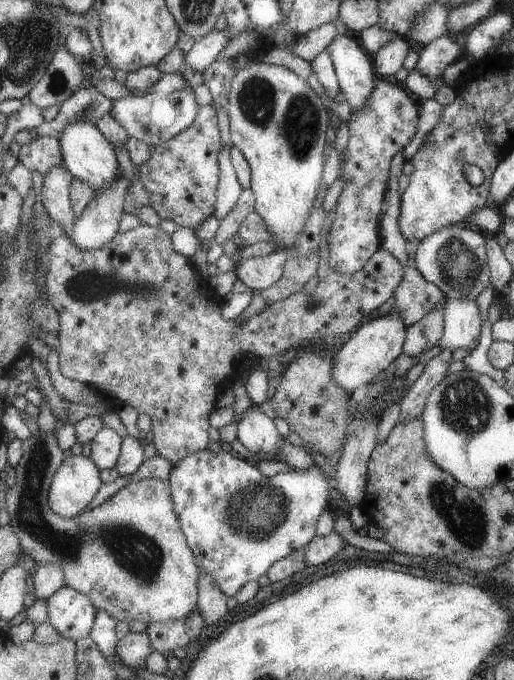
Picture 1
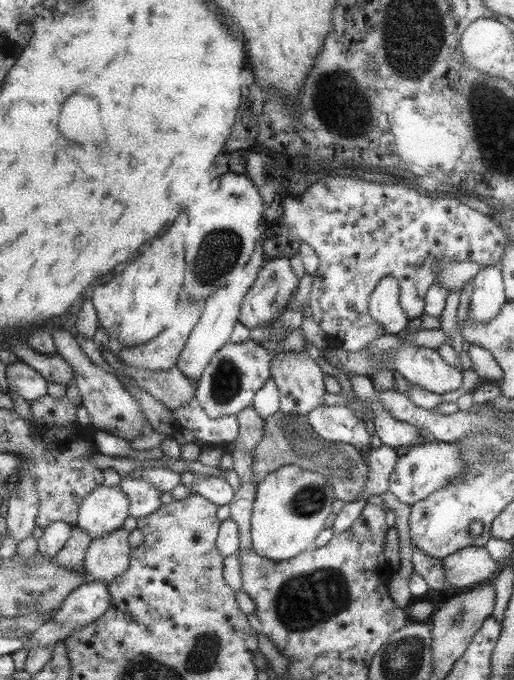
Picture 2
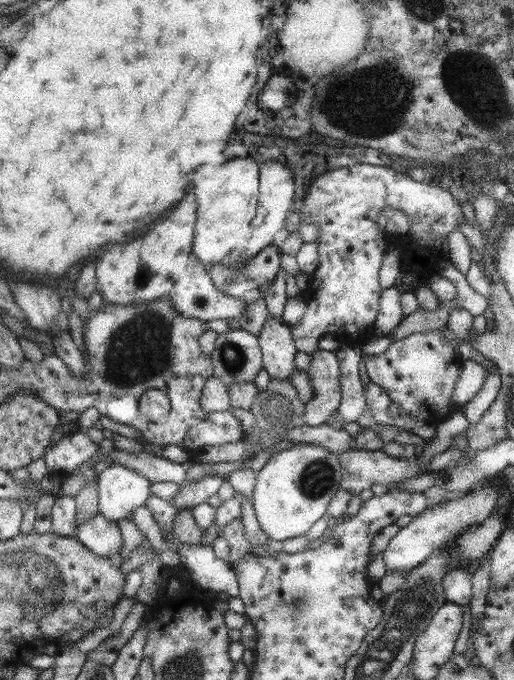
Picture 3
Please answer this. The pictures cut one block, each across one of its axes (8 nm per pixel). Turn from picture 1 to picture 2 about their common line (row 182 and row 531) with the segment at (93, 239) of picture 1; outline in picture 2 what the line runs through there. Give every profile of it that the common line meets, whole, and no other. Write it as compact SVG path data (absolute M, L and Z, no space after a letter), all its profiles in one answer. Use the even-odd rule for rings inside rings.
M120 528L104 538L91 540L86 552L85 571L92 581L112 582L130 568L129 533Z

